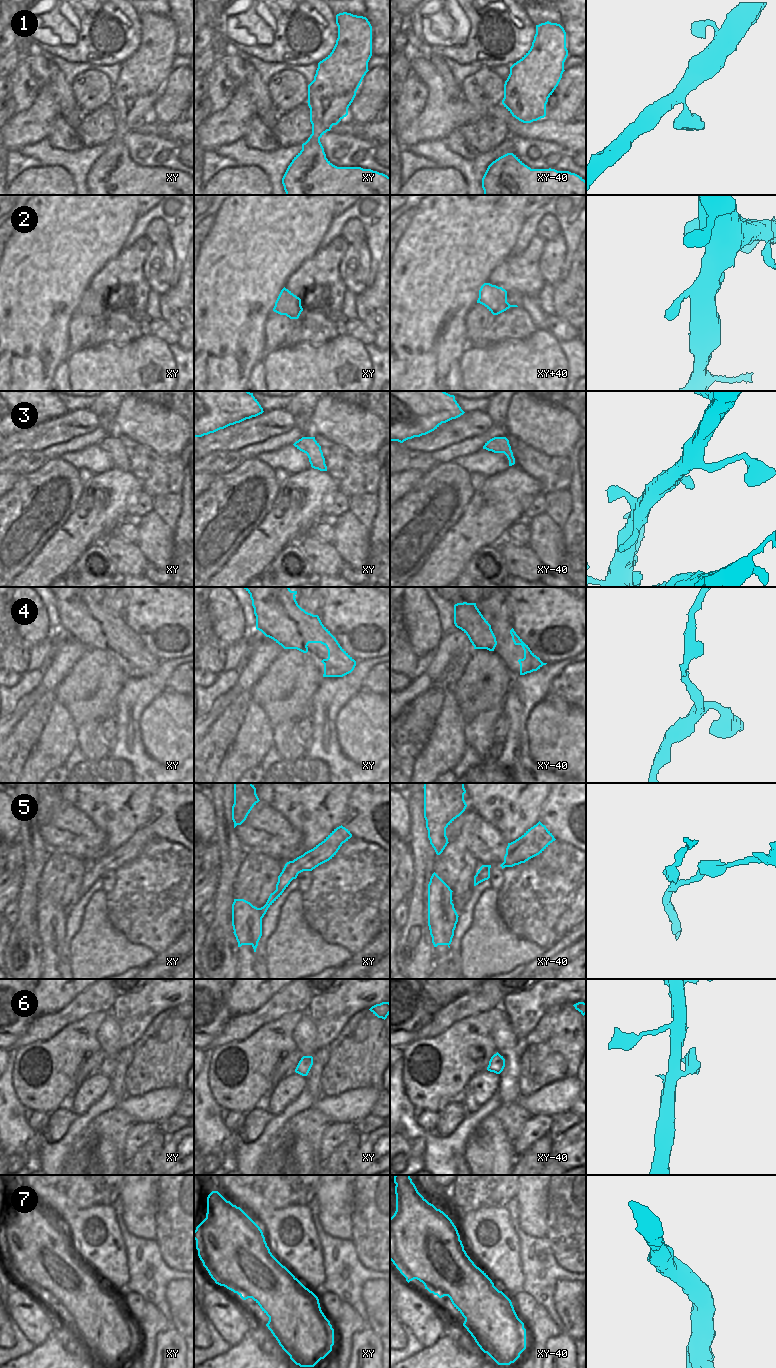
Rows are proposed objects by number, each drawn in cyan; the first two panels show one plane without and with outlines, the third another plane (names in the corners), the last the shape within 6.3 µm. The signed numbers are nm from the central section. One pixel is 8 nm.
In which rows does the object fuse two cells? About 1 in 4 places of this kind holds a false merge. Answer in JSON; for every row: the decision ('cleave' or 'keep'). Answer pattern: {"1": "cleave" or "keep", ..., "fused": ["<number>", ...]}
{"1": "keep", "2": "keep", "3": "keep", "4": "keep", "5": "cleave", "6": "keep", "7": "keep", "fused": ["5"]}

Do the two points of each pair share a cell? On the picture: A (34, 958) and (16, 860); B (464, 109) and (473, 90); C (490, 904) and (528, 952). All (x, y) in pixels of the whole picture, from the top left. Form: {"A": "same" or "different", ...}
{"A": "different", "B": "different", "C": "same"}

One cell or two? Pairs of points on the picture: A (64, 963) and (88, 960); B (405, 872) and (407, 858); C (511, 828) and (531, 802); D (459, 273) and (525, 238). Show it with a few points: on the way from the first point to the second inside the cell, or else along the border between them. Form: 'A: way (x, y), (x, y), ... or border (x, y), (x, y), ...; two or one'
A: border (72, 939), (70, 944), (71, 968); two
B: way (406, 869), (407, 861); one
C: way (512, 822), (525, 808); one
D: border (525, 221), (510, 254); two

